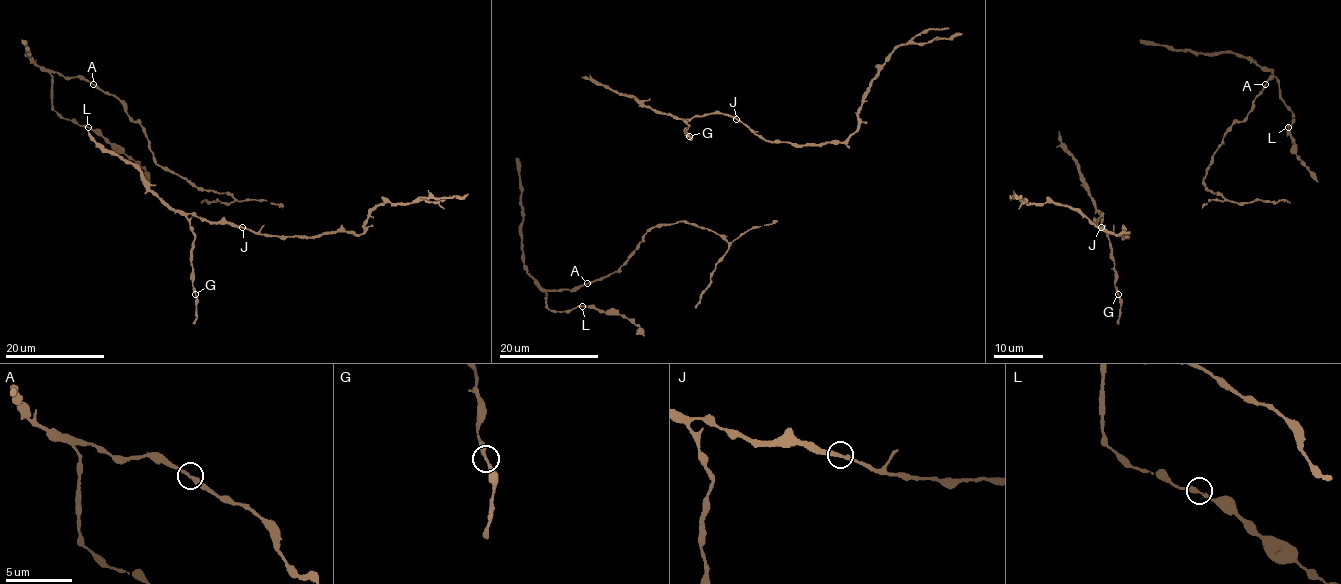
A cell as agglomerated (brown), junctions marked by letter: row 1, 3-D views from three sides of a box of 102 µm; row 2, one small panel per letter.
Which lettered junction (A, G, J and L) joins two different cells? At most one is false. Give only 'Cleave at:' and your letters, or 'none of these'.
Cleave at: none of these

